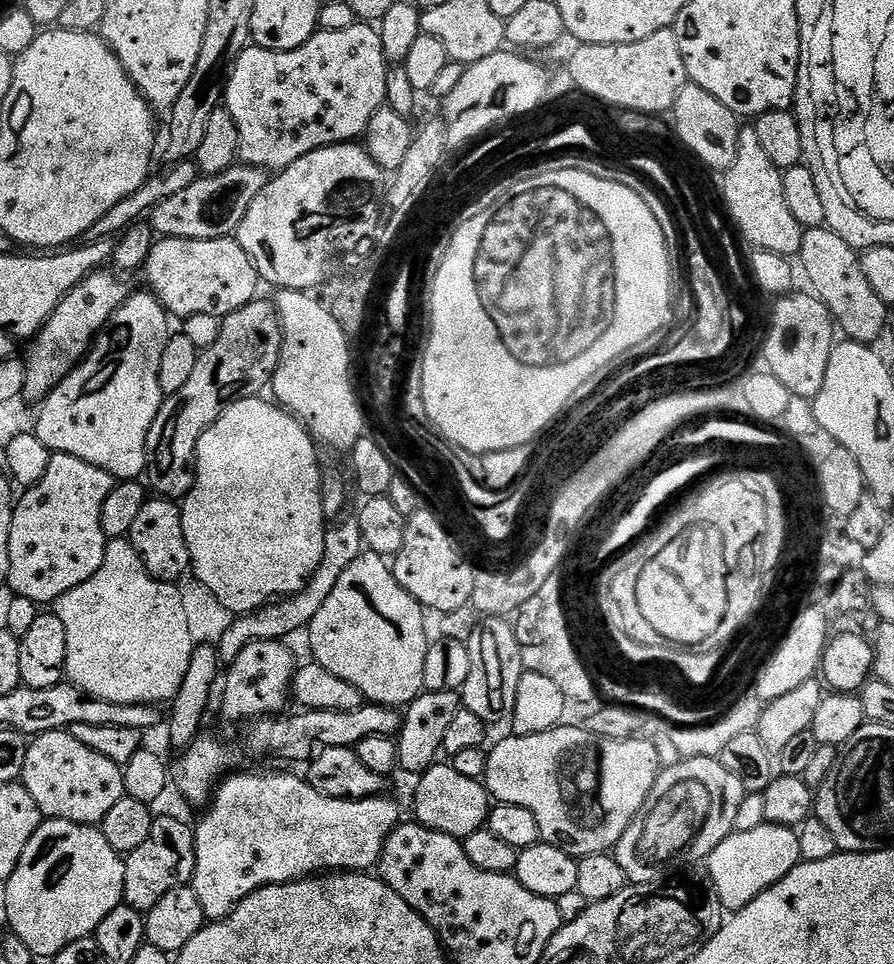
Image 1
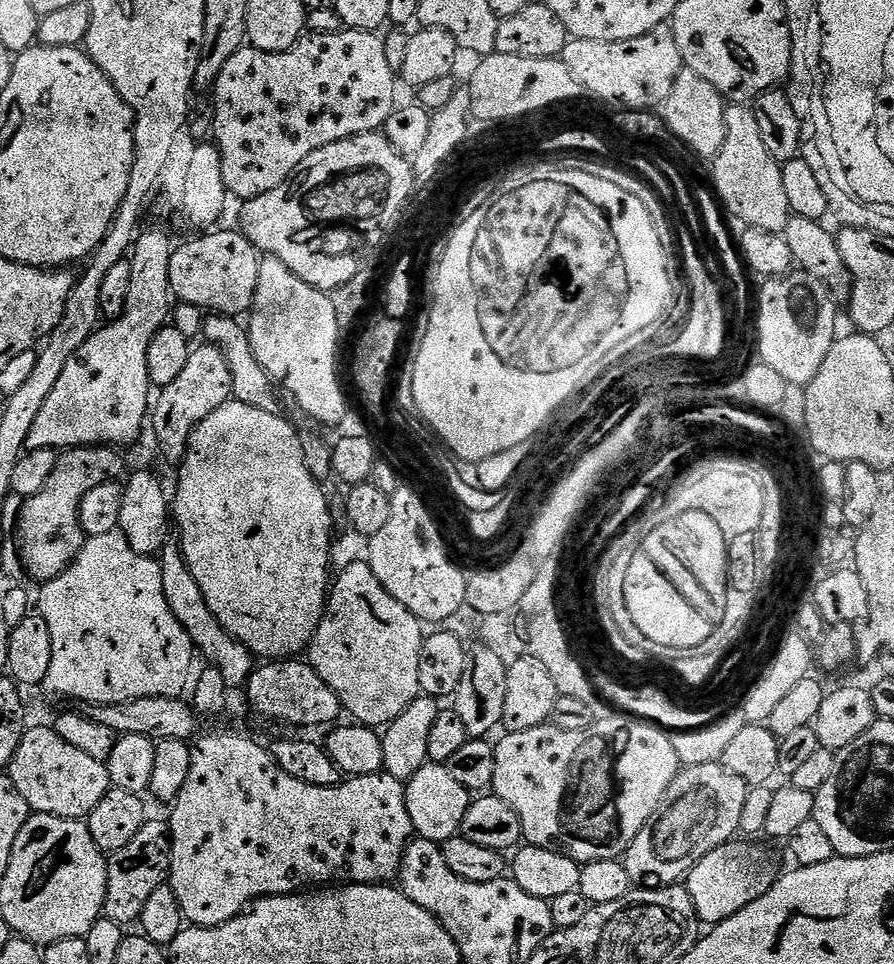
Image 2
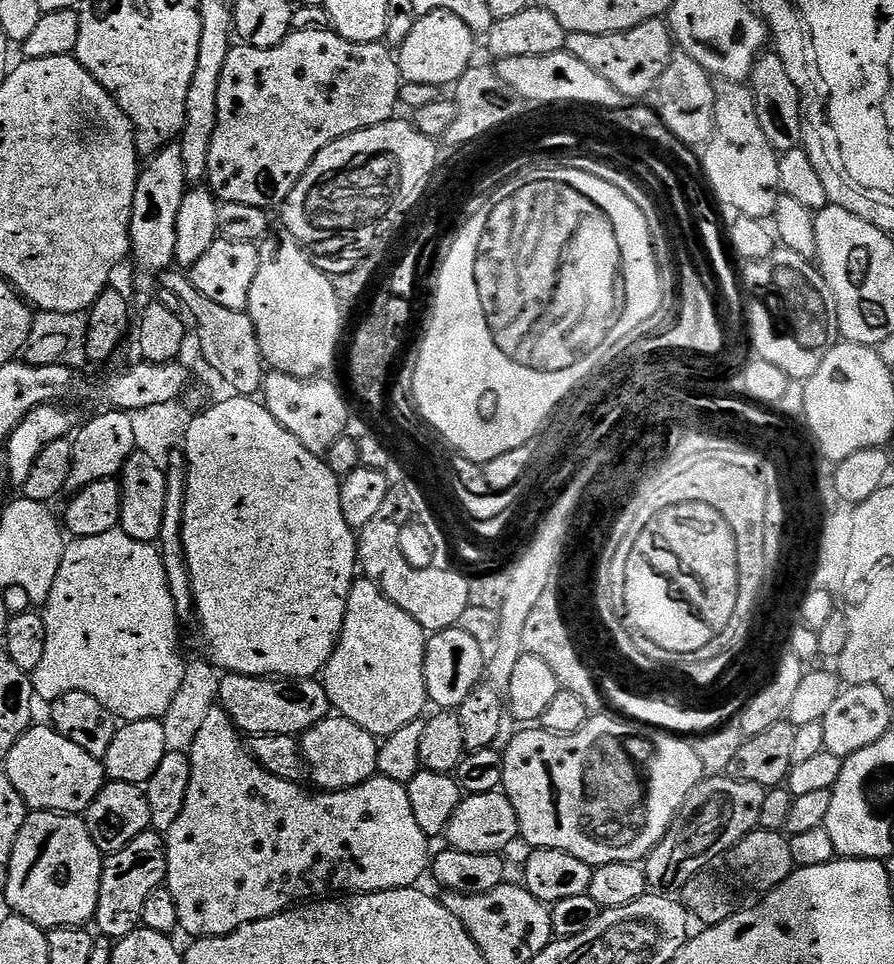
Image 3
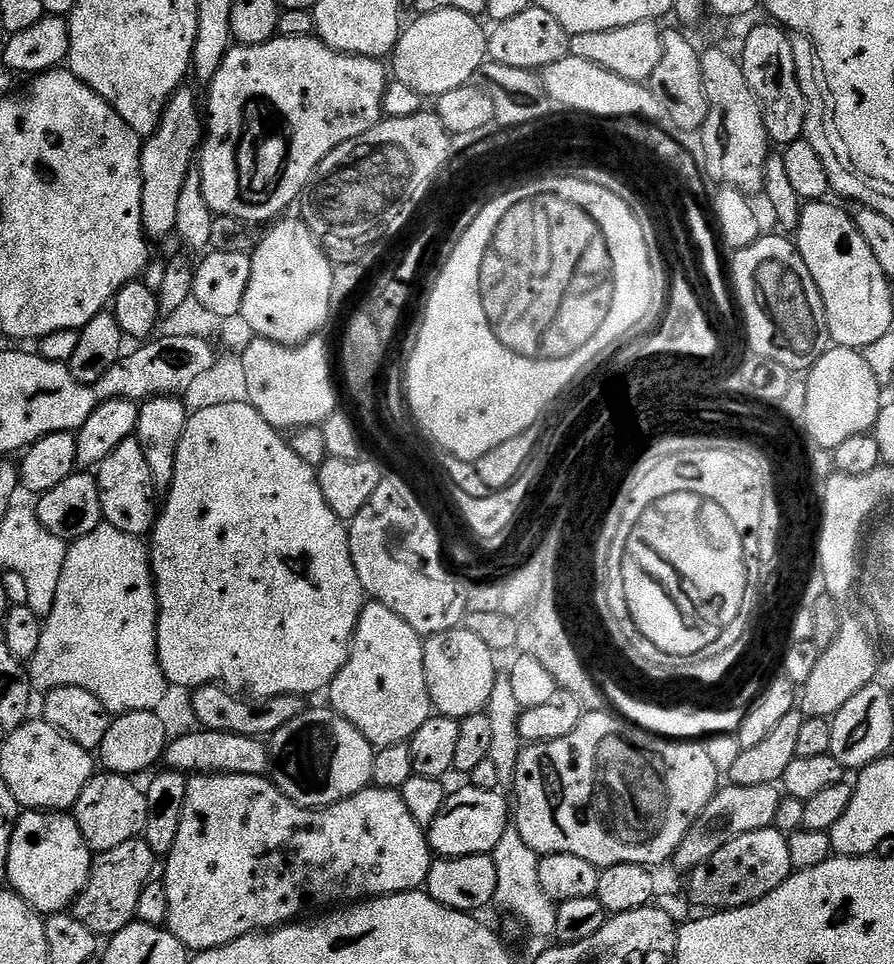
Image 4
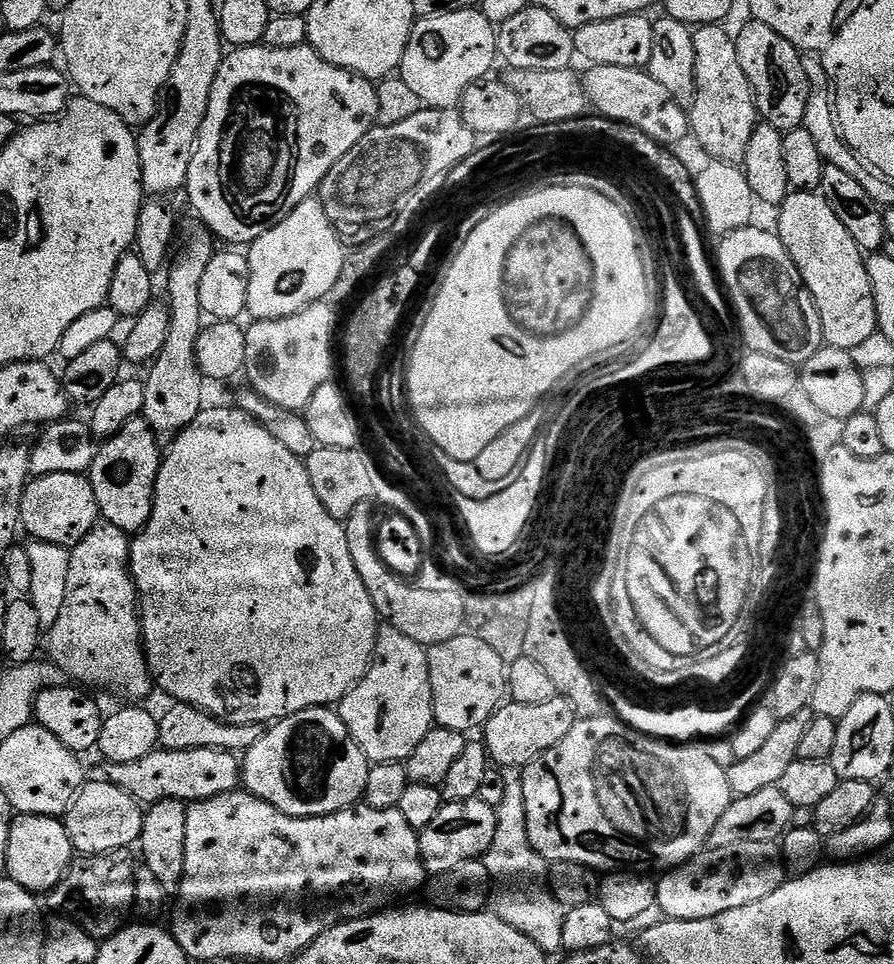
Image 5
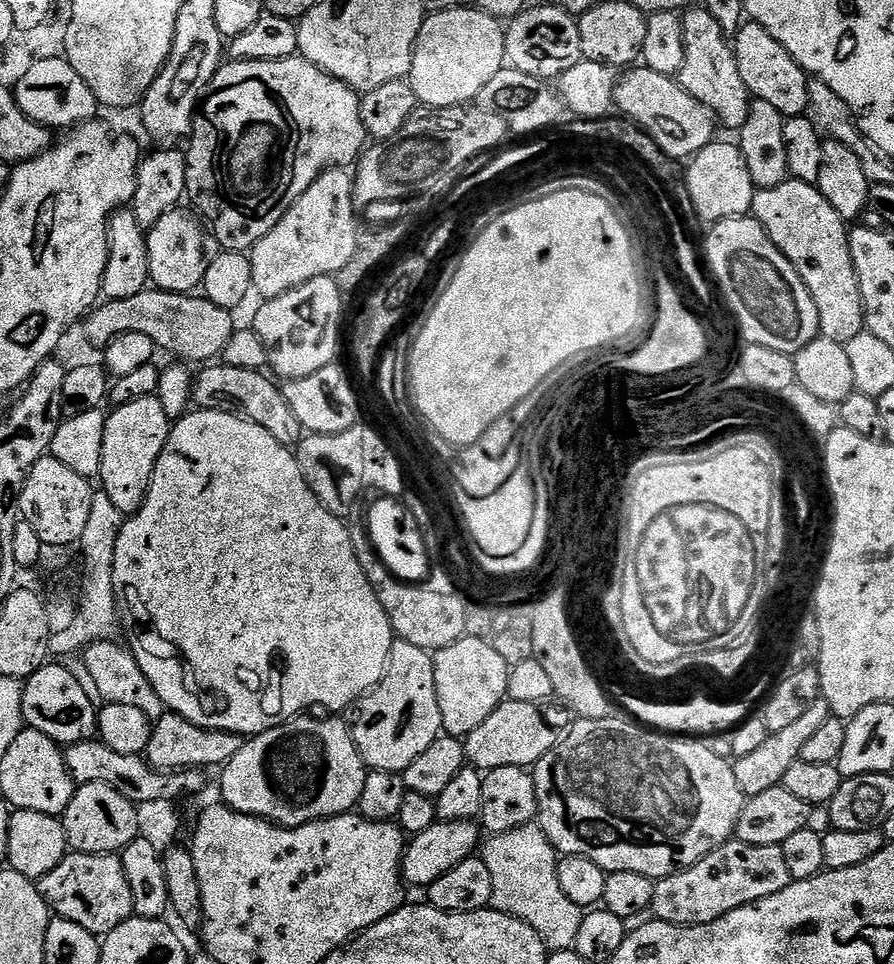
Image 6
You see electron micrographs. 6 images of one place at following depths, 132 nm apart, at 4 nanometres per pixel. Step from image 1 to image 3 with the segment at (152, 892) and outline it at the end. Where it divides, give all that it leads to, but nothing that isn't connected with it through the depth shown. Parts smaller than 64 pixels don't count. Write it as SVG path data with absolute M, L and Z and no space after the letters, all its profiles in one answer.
M149 830L138 834L122 850L111 853L104 861L102 882L98 894L98 906L94 917L95 931L101 937L119 942L135 928L141 927L142 906L150 895L150 890L161 887L168 875L168 849L161 833Z

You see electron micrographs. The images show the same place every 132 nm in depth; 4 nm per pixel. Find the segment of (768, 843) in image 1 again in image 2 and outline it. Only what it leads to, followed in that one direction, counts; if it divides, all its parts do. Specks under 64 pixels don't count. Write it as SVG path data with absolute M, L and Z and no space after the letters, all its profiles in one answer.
M760 842L736 843L723 844L718 846L718 850L706 854L706 858L694 865L686 877L688 893L705 925L715 926L729 920L738 914L738 910L762 898L762 894L766 894L766 890L770 890L777 882L777 877L768 873L772 856L762 845L756 844Z

